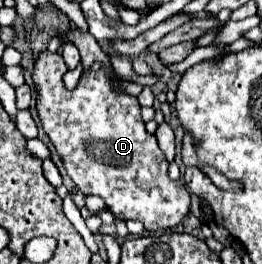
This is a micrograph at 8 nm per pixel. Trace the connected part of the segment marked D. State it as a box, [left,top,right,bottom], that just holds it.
[35,50,189,232]

